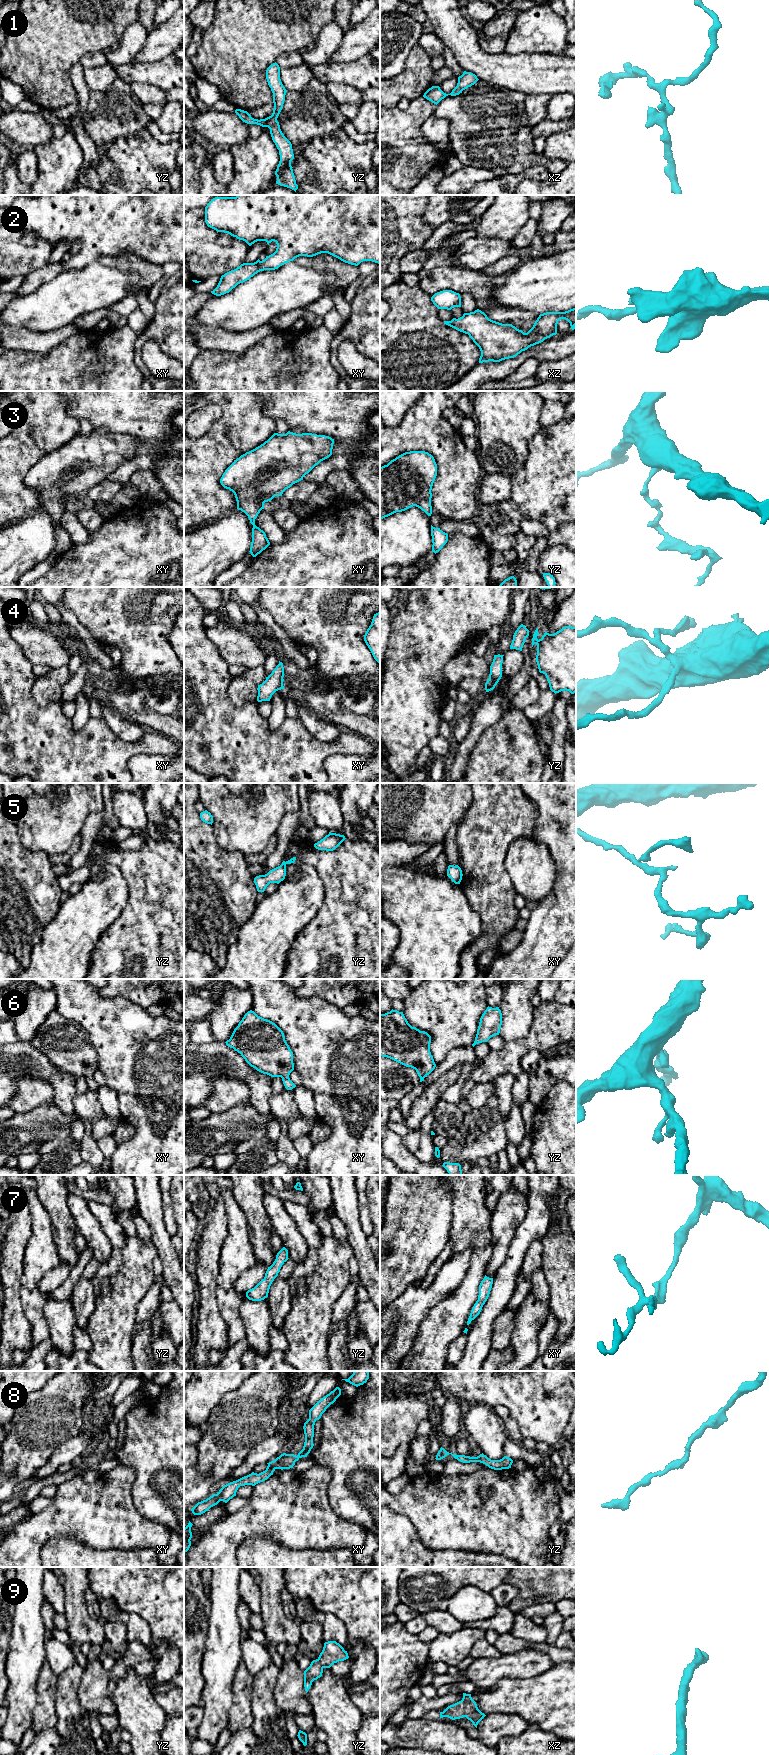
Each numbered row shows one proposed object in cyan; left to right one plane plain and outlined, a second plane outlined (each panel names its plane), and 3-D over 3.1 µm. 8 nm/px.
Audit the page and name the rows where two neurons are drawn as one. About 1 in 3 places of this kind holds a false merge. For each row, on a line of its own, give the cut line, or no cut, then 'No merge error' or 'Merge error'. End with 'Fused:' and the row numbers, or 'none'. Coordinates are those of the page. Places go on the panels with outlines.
1: No split. No merge error
2: No split. No merge error
3: No split. No merge error
4: No split. No merge error
5: No split. No merge error
6: No split. No merge error
7: No split. No merge error
8: No split. No merge error
9: No split. No merge error
Fused: none

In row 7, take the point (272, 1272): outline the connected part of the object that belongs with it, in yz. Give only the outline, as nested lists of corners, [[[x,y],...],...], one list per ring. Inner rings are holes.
[[[283,1247],[276,1255],[273,1264],[268,1267],[265,1277],[252,1289],[246,1292],[246,1297],[252,1301],[261,1301],[268,1297],[269,1289],[278,1276],[282,1265],[288,1260],[288,1250]]]

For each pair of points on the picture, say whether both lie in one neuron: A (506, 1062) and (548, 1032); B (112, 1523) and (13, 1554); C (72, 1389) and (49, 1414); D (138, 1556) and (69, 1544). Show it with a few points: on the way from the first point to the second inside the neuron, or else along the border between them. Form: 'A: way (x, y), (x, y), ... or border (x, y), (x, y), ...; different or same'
A: way (516, 1052), (522, 1046), (538, 1040); same
B: way (87, 1523), (49, 1523), (38, 1529); same
C: way (67, 1395), (55, 1408); same
D: way (121, 1556), (86, 1556); same

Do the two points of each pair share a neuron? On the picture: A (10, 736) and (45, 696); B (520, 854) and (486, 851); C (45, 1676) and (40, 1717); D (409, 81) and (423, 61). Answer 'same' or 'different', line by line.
A: different
B: different
C: same
D: same

